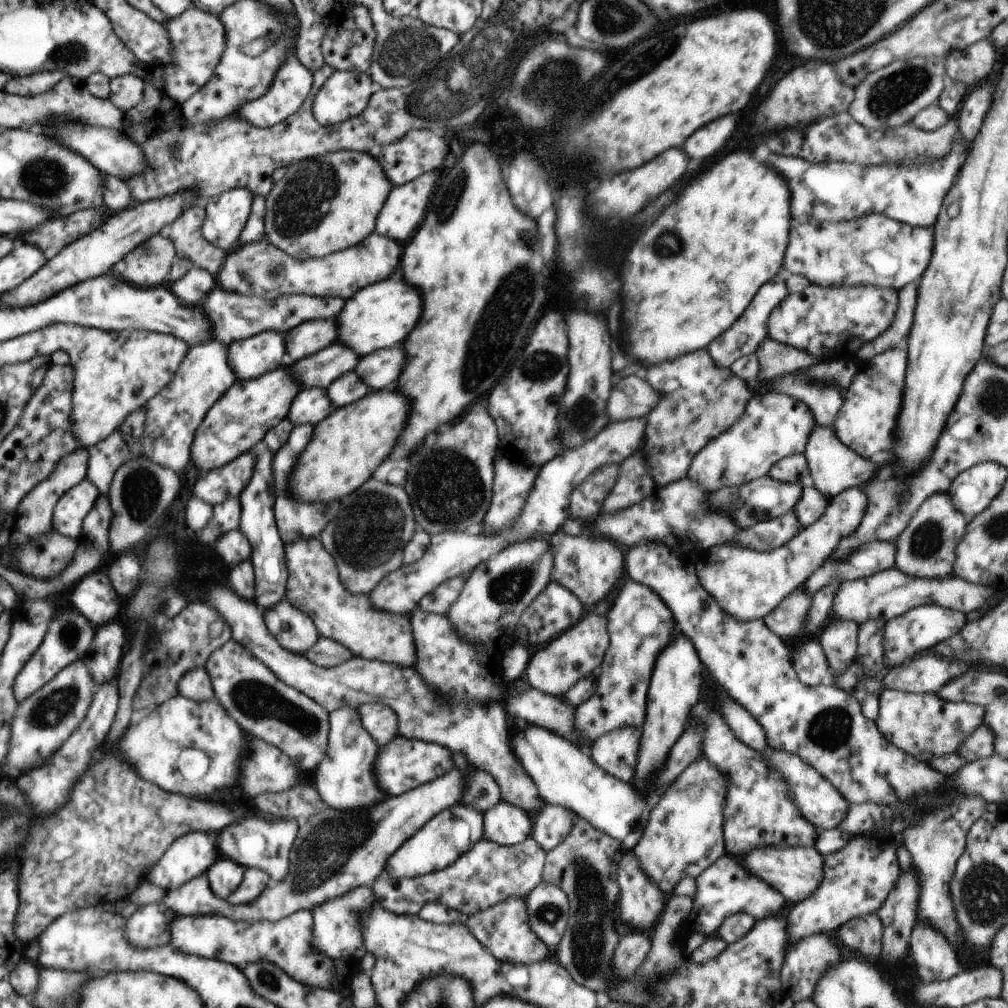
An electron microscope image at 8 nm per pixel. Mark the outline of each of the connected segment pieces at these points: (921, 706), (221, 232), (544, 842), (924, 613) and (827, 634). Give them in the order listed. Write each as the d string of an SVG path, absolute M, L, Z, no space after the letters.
M882 690L875 725L880 734L901 751L923 763L933 758L956 753L961 744L984 723L985 707L972 703L953 703L934 693L907 693Z
M232 189L210 199L203 236L227 252L240 244L243 228L251 216L254 194L249 189Z
M546 805L537 814L531 836L547 853L560 845L579 816L563 806Z
M920 605L913 608L886 622L883 636L885 658L892 667L902 666L906 659L918 658L922 651L960 632L966 623L966 615L960 611L952 611L938 605Z
M846 619L828 621L823 627L820 642L832 674L841 673L851 662L857 660L858 629L856 621Z

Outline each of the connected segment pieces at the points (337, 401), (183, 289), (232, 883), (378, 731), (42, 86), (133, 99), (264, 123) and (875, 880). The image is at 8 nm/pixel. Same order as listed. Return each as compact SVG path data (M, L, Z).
M354 371L338 377L326 389L330 402L336 409L347 407L370 392L367 384Z
M192 267L180 280L169 284L169 288L184 304L197 307L202 305L208 292L216 286L214 276L198 267Z
M221 858L208 871L209 885L212 892L221 899L229 897L238 890L246 875L246 868L228 858Z
M366 703L360 705L358 714L362 726L379 744L380 748L399 734L400 726L396 714L385 704Z
M62 71L41 72L23 77L10 76L3 90L20 96L42 95L55 87L65 76Z
M122 75L109 82L109 99L123 112L128 112L143 102L144 82L136 75Z
M295 48L289 53L289 57L280 70L276 73L273 85L268 89L268 92L261 96L258 100L246 103L239 108L236 113L237 118L247 120L252 125L257 127L273 127L275 124L280 124L289 116L295 114L296 111L304 104L304 101L309 95L313 83L313 73L305 66L300 64L296 58Z
M878 831L874 834L855 835L838 852L824 857L824 878L810 898L796 904L785 920L787 948L804 937L822 932L832 932L853 919L871 915L884 904L892 890L901 864L897 848L903 845L899 832Z

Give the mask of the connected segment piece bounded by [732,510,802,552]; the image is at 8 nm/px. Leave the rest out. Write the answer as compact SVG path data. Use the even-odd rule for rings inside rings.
M792 510L785 515L740 529L736 536L733 536L732 542L756 552L770 552L784 546L801 529L801 522Z

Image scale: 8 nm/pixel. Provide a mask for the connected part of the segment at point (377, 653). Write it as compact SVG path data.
M319 538L286 543L285 559L288 571L285 599L314 621L320 636L338 640L352 650L352 656L414 668L417 648L409 616L376 610L368 595L348 592L340 580L336 561L324 550Z

